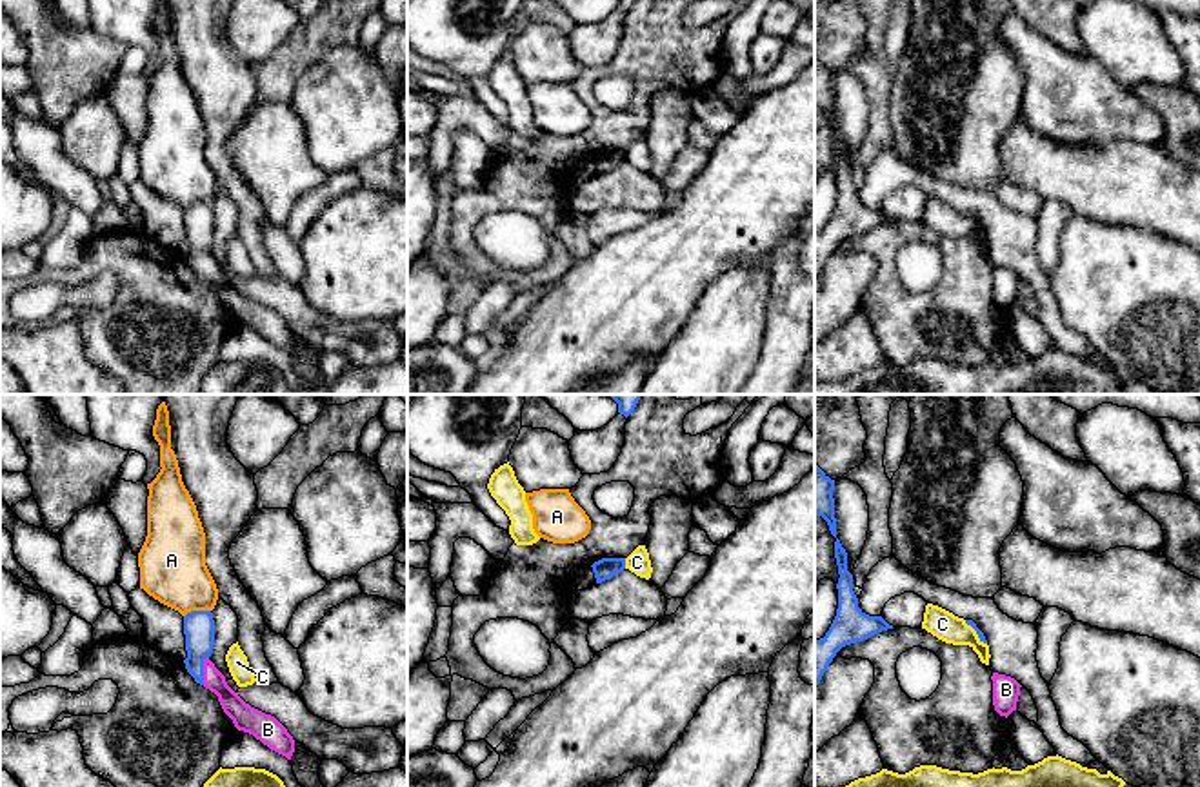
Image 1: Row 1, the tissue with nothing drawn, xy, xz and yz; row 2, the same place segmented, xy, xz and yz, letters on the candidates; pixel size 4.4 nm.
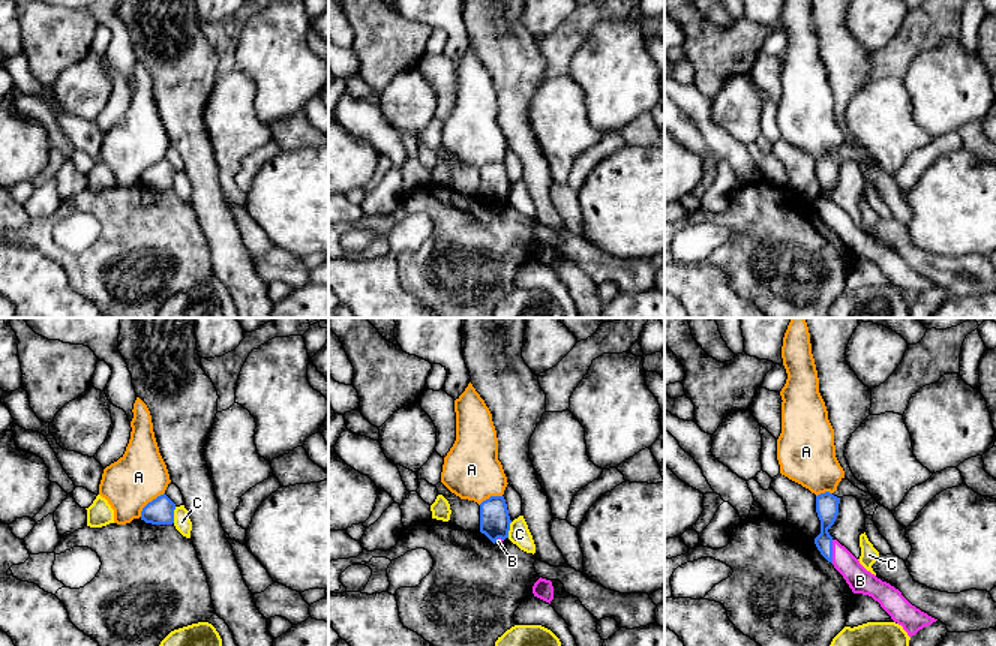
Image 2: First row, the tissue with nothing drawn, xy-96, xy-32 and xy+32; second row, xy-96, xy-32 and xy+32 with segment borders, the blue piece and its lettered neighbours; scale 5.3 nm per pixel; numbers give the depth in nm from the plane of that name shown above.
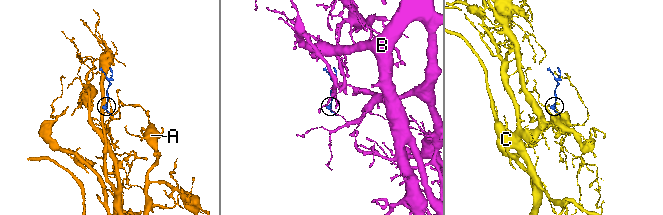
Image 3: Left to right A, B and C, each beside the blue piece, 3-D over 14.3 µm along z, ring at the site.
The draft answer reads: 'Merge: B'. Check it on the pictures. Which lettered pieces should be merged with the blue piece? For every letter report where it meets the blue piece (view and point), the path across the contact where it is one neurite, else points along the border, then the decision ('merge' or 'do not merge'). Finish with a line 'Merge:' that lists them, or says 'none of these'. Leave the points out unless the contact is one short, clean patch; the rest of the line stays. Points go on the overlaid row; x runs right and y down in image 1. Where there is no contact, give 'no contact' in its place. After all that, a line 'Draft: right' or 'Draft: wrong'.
A: contact xy (197, 611); border xy (210, 609), (191, 609), (184, 617); do not merge
B: contact xy (202, 671); merge
C: contact xz (624, 564); border xz (624, 558), (626, 567); do not merge
Merge: B
Draft: right

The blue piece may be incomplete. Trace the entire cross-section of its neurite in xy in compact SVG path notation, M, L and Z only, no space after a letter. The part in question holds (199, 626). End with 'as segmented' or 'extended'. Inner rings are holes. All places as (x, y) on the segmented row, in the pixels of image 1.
M187 613L184 616L184 634L187 651L184 663L195 682L218 696L224 712L233 720L238 731L253 734L271 751L291 760L295 752L295 740L287 729L275 716L245 703L238 692L227 685L225 676L209 660L215 645L213 613Z; extended

